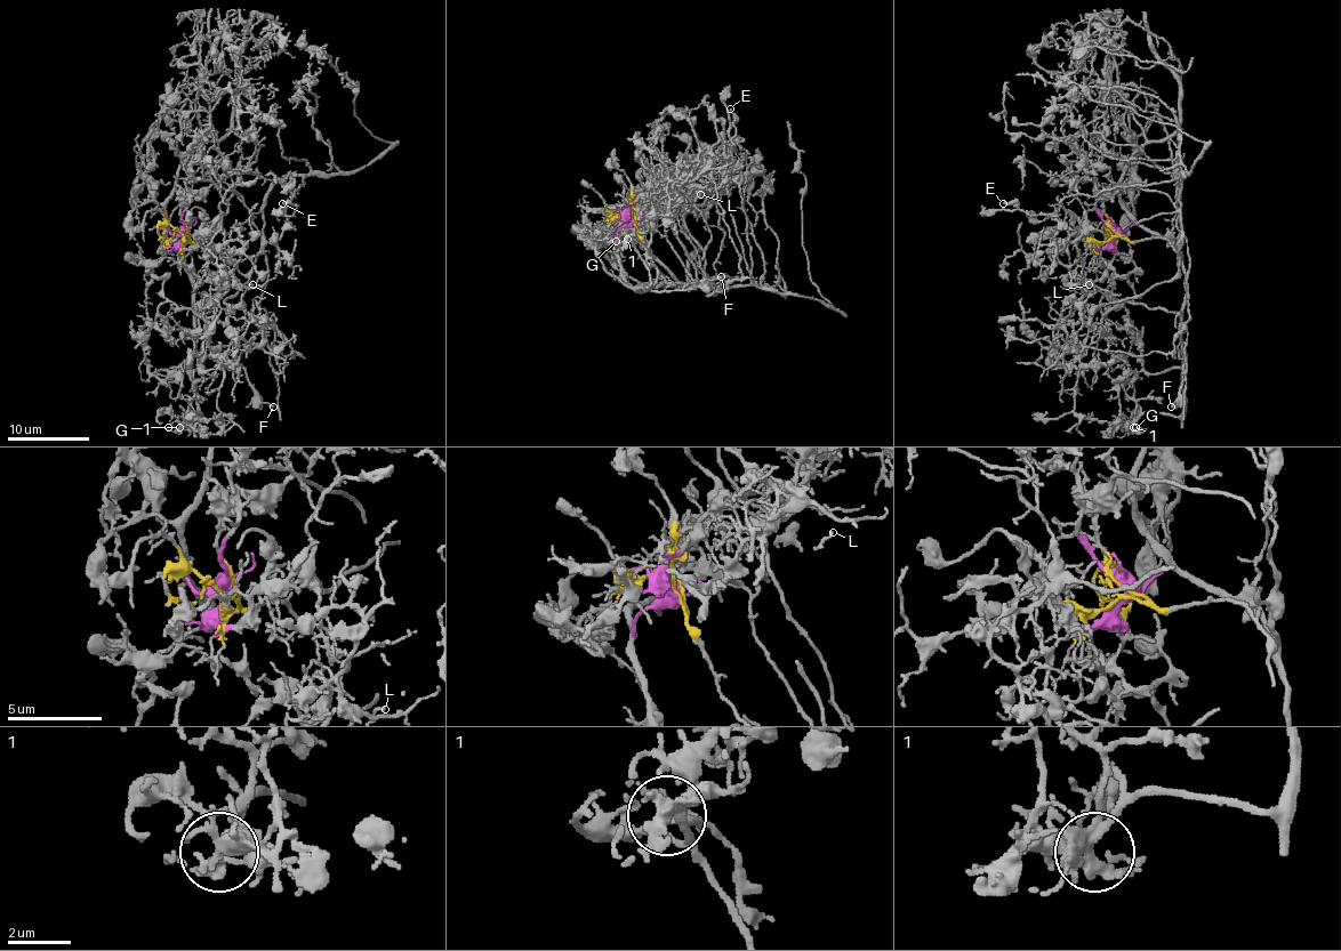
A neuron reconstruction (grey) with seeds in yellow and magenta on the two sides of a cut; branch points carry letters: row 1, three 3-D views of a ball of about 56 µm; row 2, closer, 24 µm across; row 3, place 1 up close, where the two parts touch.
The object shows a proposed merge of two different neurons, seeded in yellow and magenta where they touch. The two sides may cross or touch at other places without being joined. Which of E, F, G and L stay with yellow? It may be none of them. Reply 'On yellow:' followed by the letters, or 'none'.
On yellow: E, L

